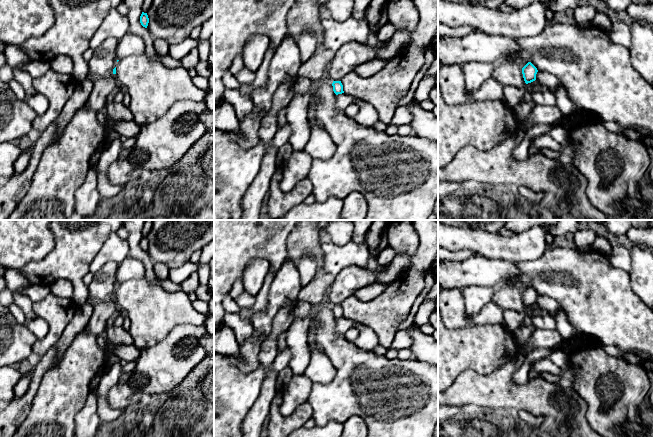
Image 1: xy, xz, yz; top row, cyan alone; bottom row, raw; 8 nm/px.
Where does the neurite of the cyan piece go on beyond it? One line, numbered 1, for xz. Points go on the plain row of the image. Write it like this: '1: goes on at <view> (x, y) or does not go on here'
1: does not go on here

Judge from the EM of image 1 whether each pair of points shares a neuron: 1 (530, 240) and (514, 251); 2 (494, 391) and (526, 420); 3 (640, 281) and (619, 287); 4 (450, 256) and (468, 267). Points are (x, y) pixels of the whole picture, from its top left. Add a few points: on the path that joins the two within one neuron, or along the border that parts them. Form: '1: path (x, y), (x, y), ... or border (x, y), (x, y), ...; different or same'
1: path (526, 244), (518, 248); same
2: border (520, 409), (526, 409), (534, 415); different
3: border (628, 272), (630, 286), (642, 301); different
4: border (476, 254), (461, 261), (448, 262); different

